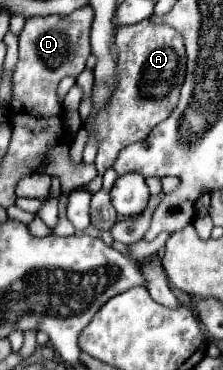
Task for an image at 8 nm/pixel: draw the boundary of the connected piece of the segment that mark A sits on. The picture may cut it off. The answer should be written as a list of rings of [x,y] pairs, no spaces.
[[[140,21],[134,25],[118,27],[116,31],[116,45],[118,45],[118,81],[114,95],[102,111],[104,115],[96,115],[90,123],[78,131],[70,145],[72,161],[80,161],[80,155],[88,143],[90,133],[94,131],[98,137],[98,155],[96,155],[96,169],[98,175],[104,175],[118,157],[122,147],[130,143],[142,141],[148,133],[168,119],[168,115],[178,105],[180,87],[184,83],[186,71],[186,53],[184,53],[184,39],[172,27],[154,27],[150,21]]]

